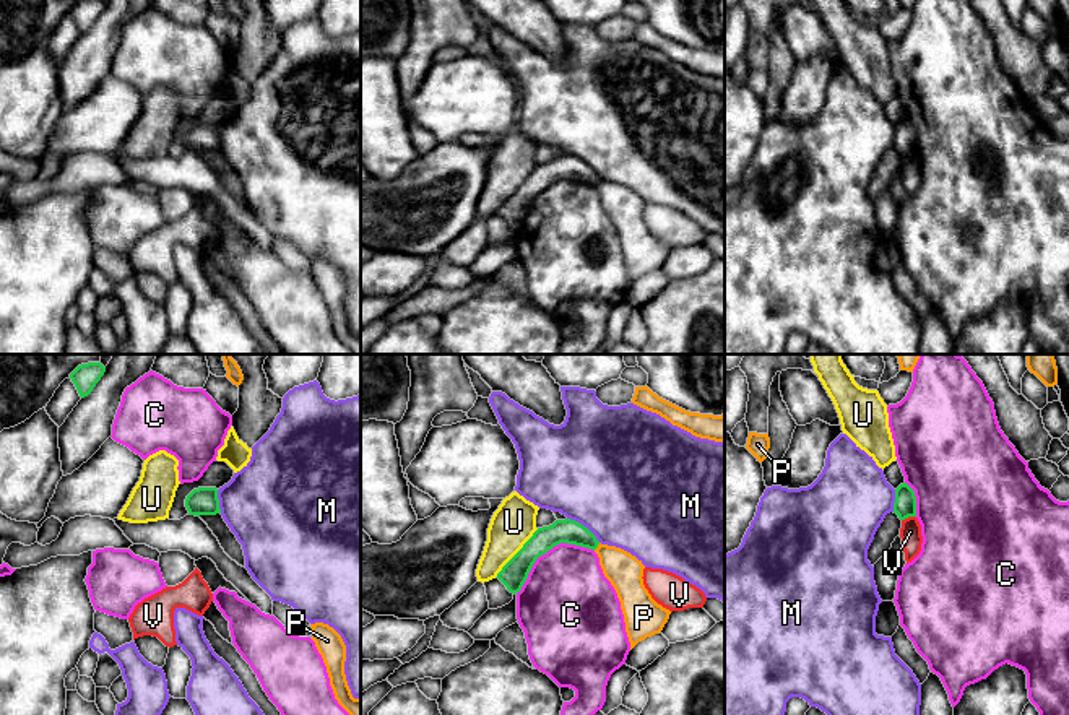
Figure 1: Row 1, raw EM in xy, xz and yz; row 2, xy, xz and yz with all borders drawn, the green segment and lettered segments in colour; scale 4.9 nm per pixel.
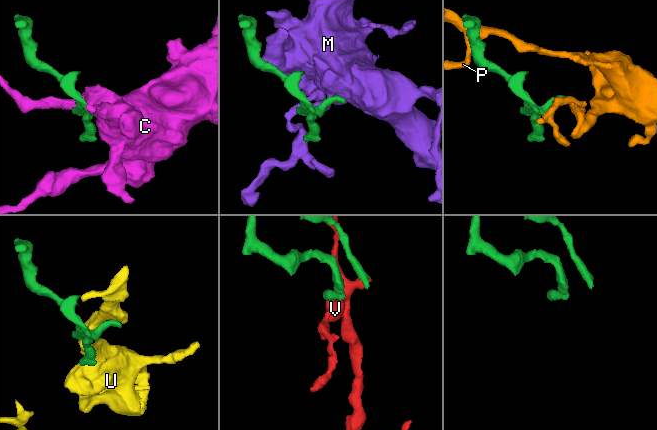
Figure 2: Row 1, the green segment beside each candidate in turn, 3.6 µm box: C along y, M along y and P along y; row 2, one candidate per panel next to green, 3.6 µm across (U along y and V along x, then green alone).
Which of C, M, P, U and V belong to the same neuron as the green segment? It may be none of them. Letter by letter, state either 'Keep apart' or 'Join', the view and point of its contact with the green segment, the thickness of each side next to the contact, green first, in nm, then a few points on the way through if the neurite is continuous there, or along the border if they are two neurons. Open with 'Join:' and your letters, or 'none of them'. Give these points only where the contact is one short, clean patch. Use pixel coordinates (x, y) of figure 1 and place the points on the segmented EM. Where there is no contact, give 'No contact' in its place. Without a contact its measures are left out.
Join: none of them
C: Keep apart. Touches green at xz (548, 550). Thickness 140 nm (green) against 420 nm
M: Keep apart. Touches green at xz (582, 525). Thickness 120 nm (green) against 500 nm. Boundary: xz (567, 517), (580, 522), (600, 541)
P: Keep apart. Touches green at xz (597, 546). Thickness 120 nm (green) against 180 nm. Boundary: xz (600, 543), (593, 550)
U: Keep apart. Touches green at xz (517, 553). Thickness 140 nm (green) against 220 nm. Boundary: xz (538, 528), (496, 576)
V: Keep apart. Touches green at yz (908, 515). Thickness 110 nm (green) against 110 nm. Boundary: yz (915, 515), (902, 520)

